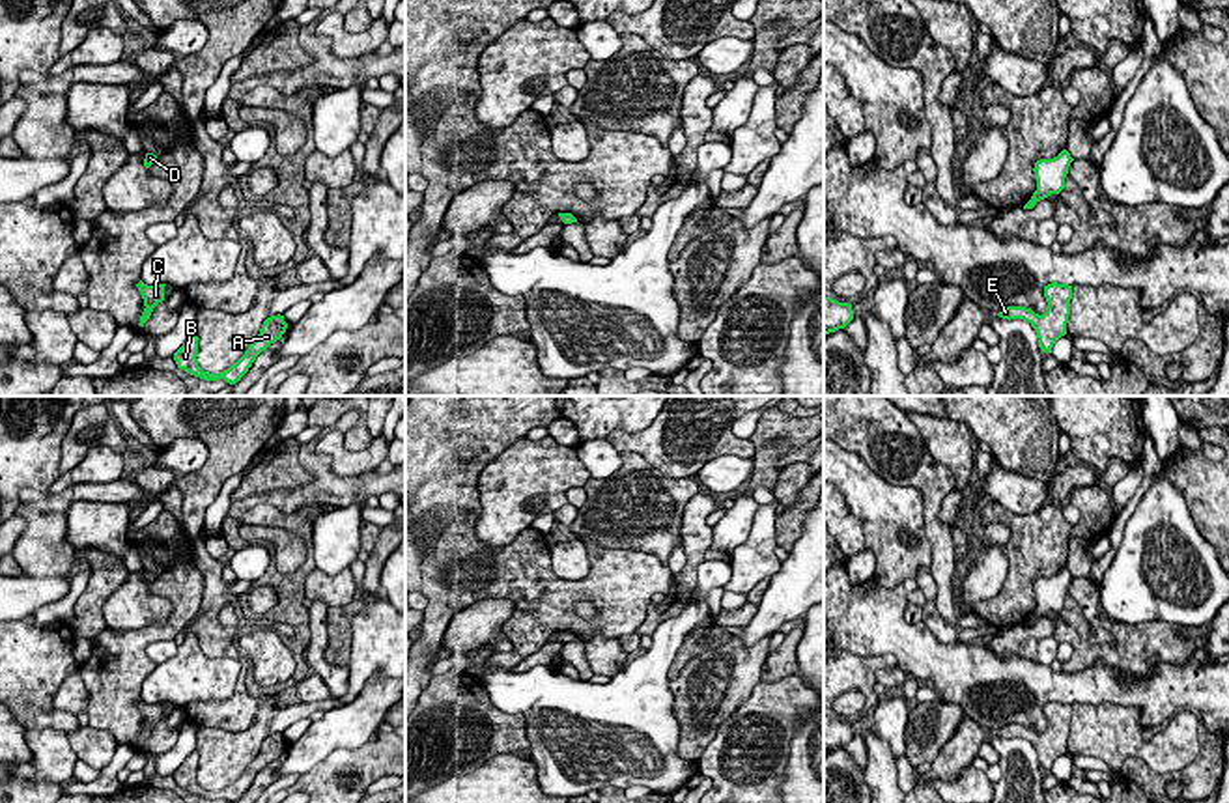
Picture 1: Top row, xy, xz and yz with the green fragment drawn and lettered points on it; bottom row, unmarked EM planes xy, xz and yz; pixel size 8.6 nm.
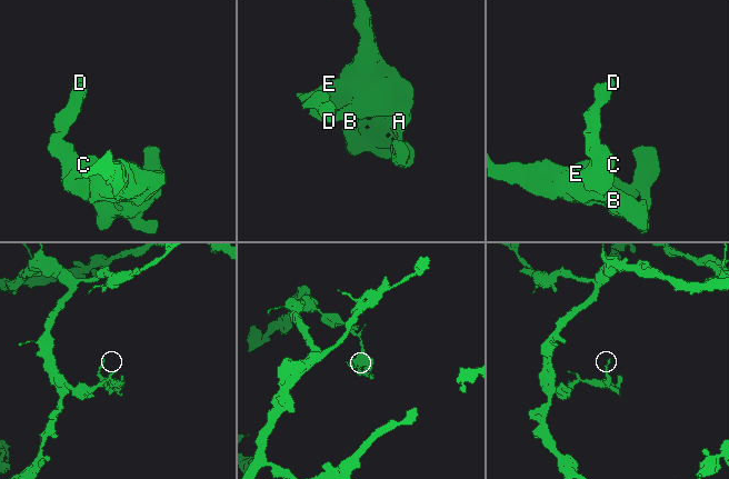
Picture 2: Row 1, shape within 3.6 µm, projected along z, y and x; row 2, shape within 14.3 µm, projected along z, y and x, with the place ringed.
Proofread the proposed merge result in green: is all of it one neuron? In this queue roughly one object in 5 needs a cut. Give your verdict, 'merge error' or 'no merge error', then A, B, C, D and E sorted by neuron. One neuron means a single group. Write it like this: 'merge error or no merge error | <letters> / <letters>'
no merge error | A B C D E

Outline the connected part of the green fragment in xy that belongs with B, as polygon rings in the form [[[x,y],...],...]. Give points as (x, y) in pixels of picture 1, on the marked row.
[[[271,316],[263,321],[258,338],[248,345],[245,355],[232,364],[228,370],[220,373],[209,373],[204,372],[198,366],[198,332],[192,332],[187,342],[174,353],[174,360],[179,370],[185,370],[191,375],[196,375],[204,381],[219,381],[224,379],[230,385],[235,385],[241,381],[241,377],[248,372],[256,357],[265,351],[271,344],[282,338],[286,332],[288,323],[284,321],[284,316]]]

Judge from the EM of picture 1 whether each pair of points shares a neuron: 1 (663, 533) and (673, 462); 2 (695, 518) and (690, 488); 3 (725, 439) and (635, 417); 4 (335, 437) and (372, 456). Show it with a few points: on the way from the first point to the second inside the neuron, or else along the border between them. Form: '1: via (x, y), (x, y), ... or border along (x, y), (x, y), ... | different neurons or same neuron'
1: border along (634, 452), (641, 454), (667, 477), (693, 478) | different neurons
2: border along (699, 490), (684, 508), (680, 540) | different neurons
3: border along (658, 415), (639, 430), (609, 432) | different neurons
4: via (339, 449), (348, 458), (361, 458) | same neuron

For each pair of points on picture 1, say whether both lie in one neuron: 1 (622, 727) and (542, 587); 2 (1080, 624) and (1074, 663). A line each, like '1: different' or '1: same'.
1: different
2: different

